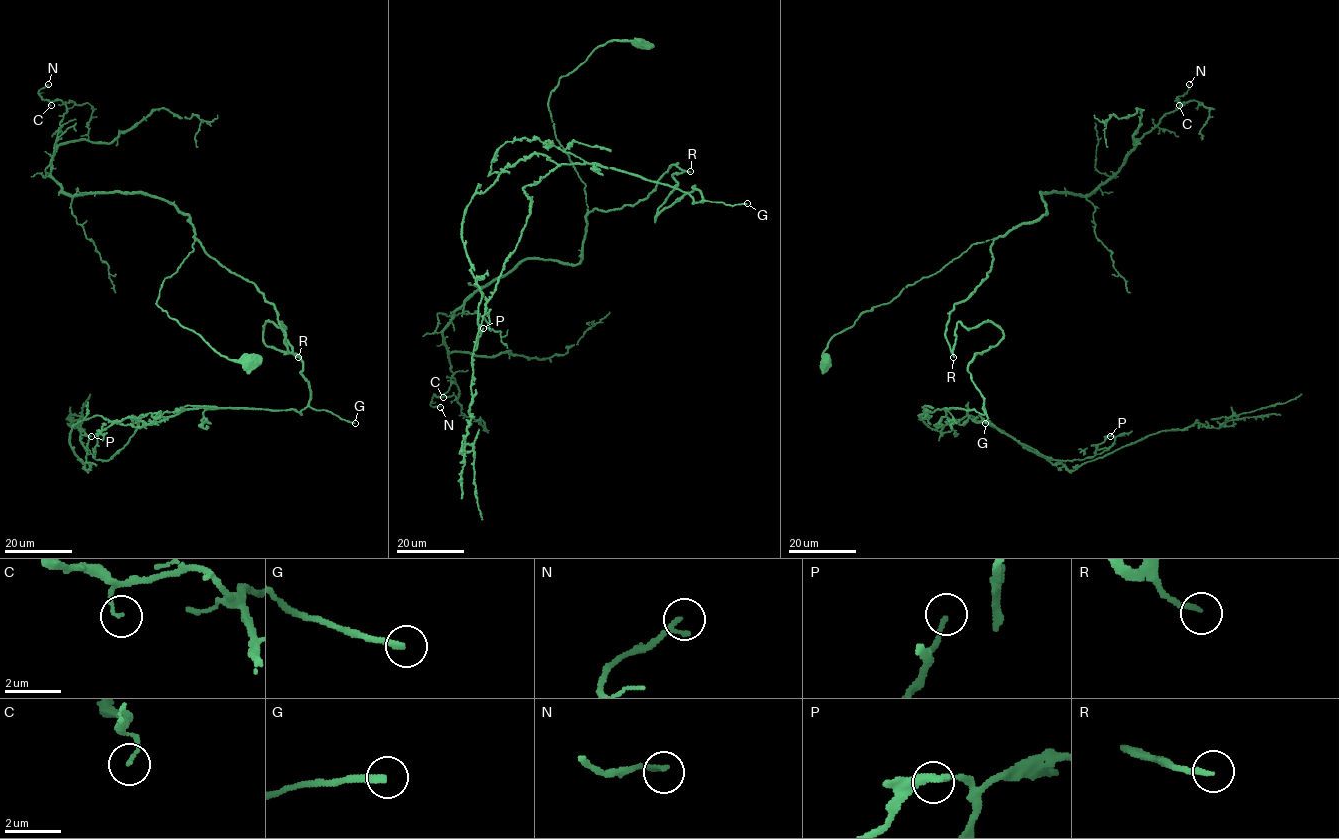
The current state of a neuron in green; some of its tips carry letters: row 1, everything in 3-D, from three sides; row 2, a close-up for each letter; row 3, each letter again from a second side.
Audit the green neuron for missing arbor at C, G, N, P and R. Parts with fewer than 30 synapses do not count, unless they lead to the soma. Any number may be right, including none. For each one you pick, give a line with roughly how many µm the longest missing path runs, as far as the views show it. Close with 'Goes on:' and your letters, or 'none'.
G: about 250 µm are missing
Goes on: G

